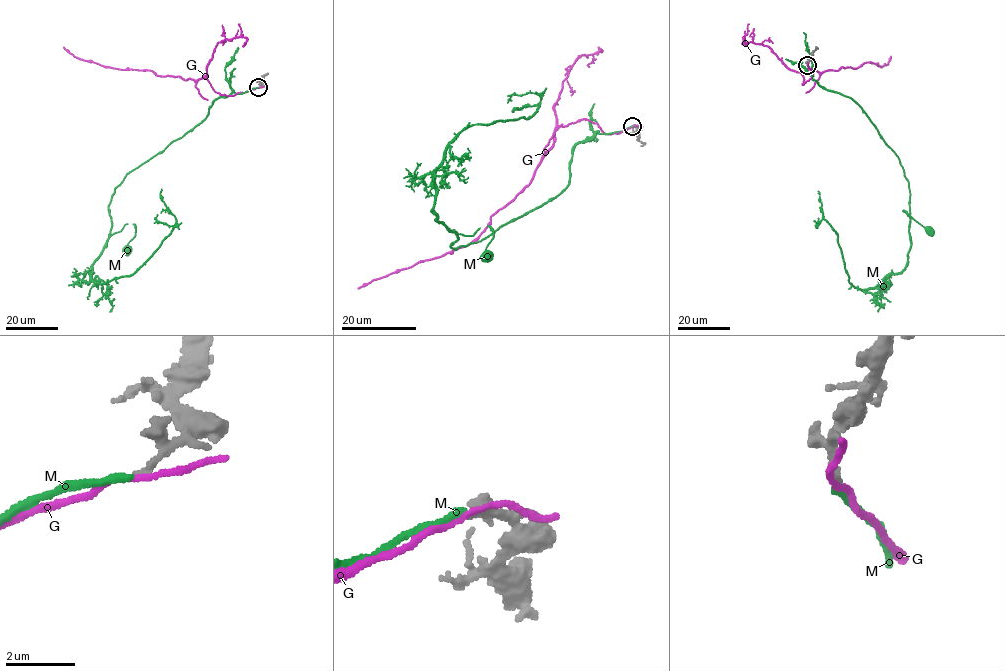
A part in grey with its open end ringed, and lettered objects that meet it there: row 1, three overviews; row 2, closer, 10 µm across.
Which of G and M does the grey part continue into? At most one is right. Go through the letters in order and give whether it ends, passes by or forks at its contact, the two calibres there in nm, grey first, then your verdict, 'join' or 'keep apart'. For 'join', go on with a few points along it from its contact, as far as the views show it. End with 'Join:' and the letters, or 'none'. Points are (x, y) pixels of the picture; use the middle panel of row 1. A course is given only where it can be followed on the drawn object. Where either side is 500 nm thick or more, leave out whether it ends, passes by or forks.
G: it passes by | 190/160 nm | keep apart
M: it ends | 160/200 nm | join | via (633, 126), (574, 146), (568, 186), (540, 206), (479, 241), (455, 249), (452, 242), (489, 227), (487, 256)
Join: M

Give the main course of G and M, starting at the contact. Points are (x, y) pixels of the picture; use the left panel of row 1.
G: (259, 87), (219, 94), (205, 76), (186, 80), (106, 67), (75, 57), (63, 47)
M: (258, 87), (218, 97), (205, 118), (126, 175), (114, 191), (108, 214), (110, 234), (134, 224), (127, 251)

